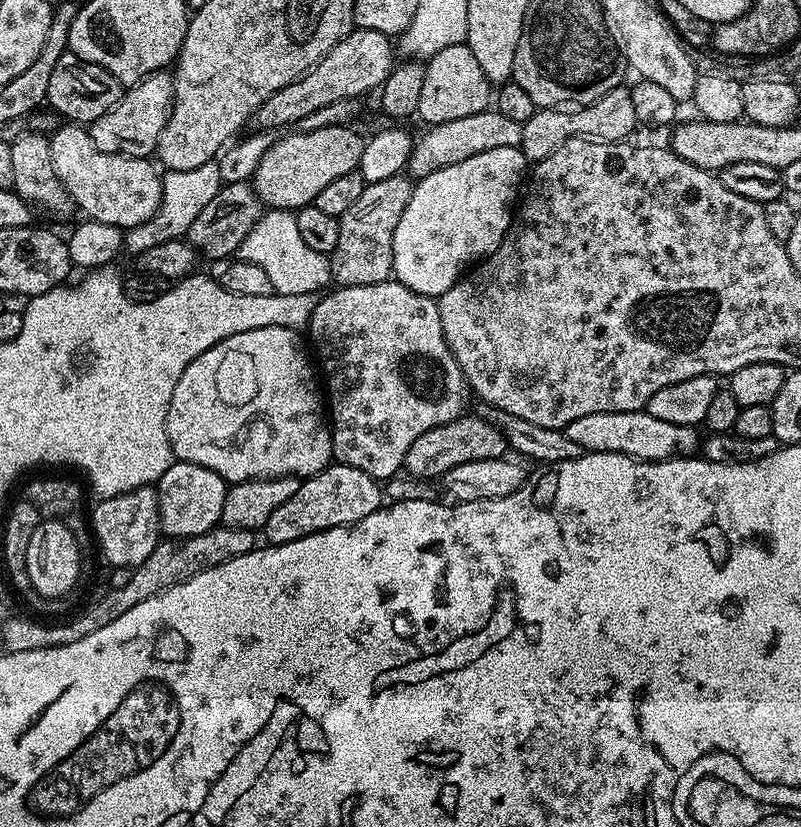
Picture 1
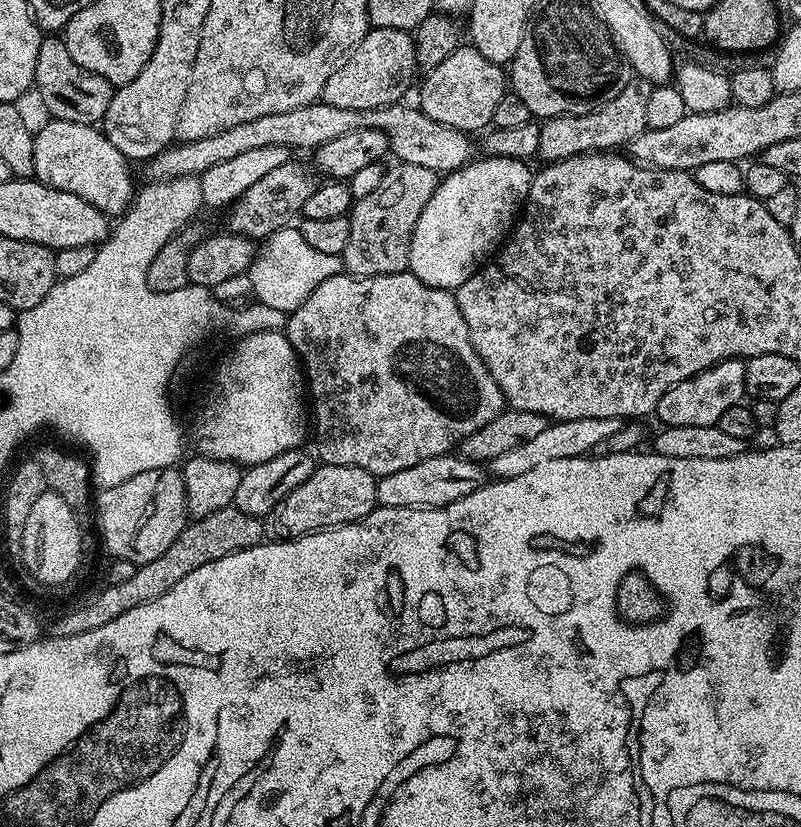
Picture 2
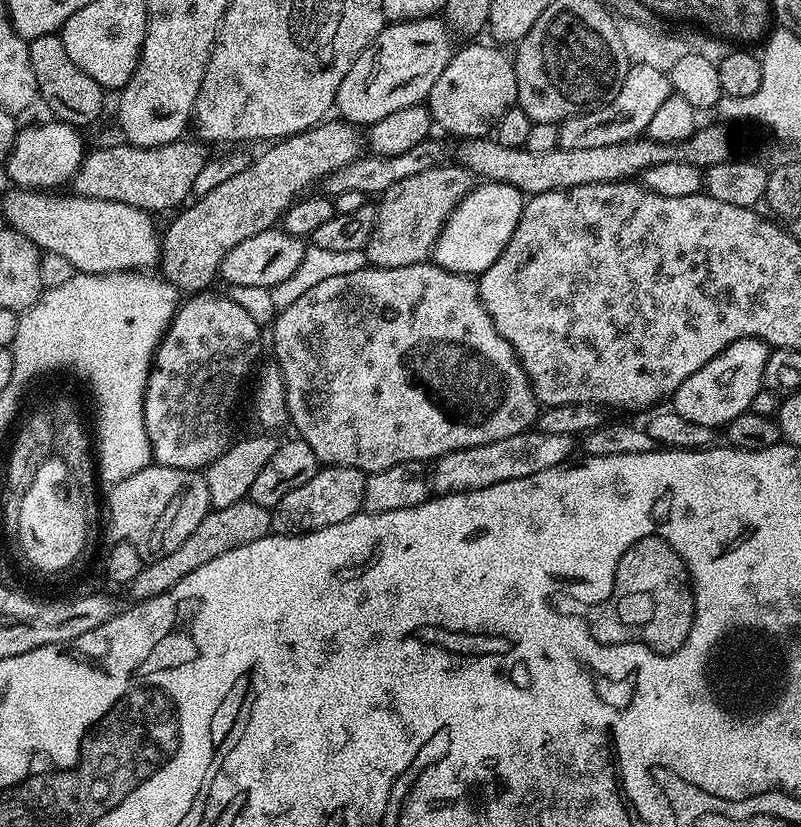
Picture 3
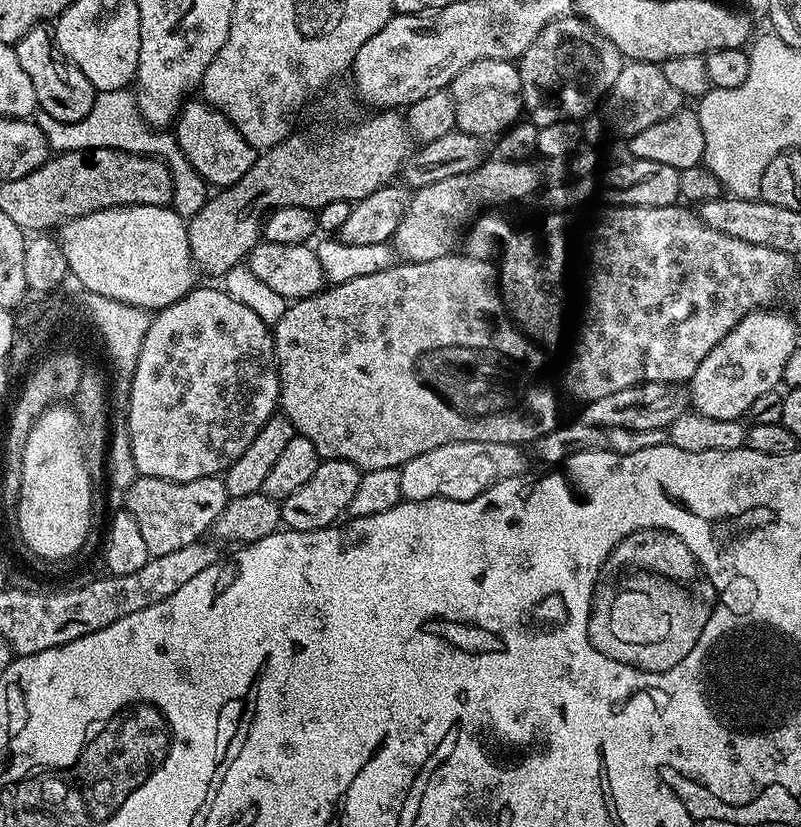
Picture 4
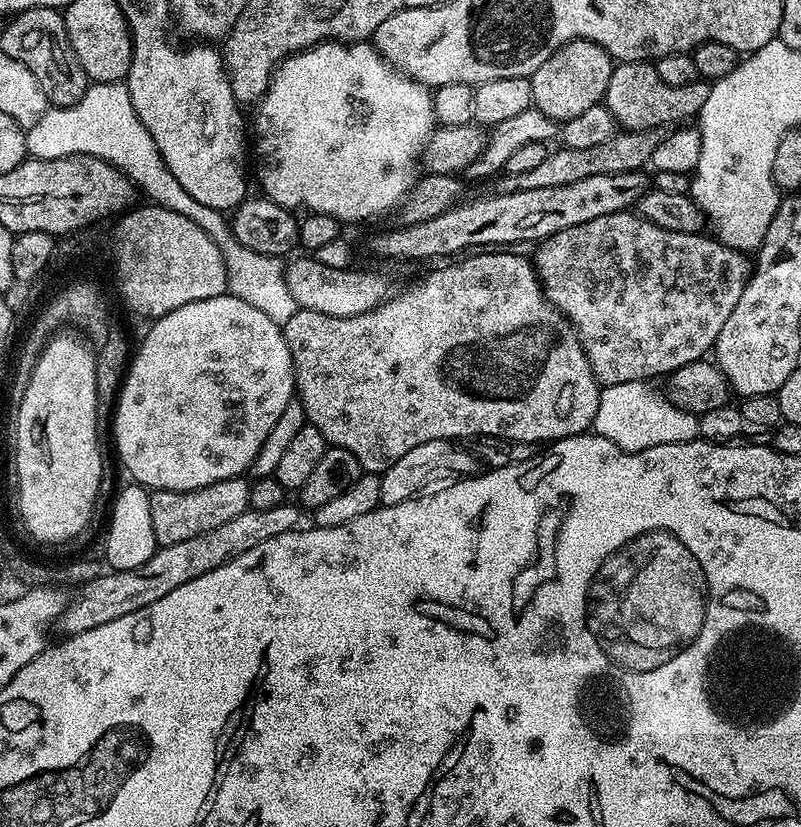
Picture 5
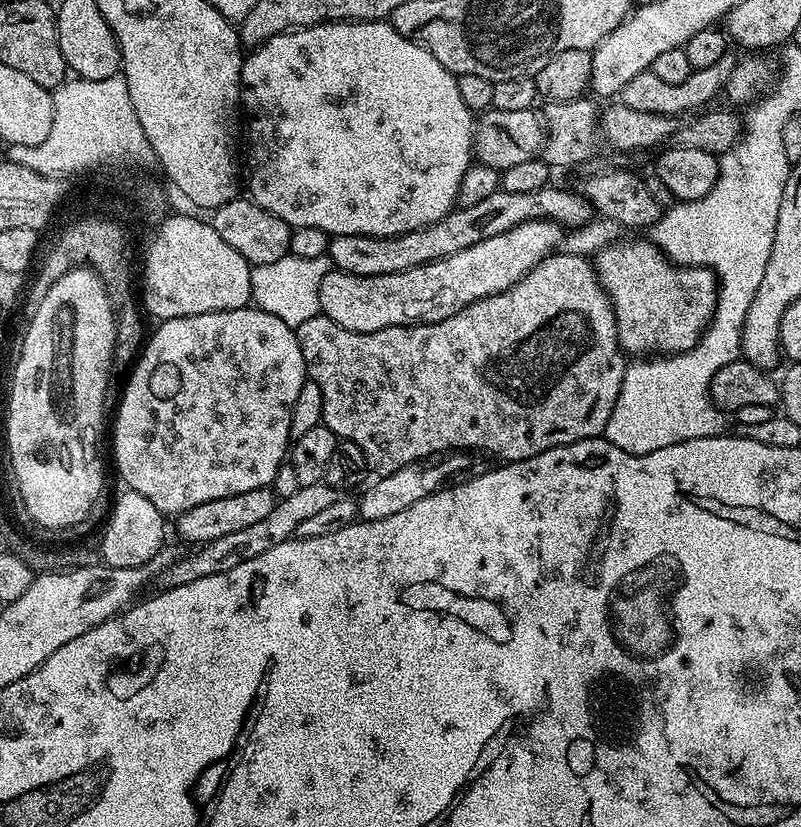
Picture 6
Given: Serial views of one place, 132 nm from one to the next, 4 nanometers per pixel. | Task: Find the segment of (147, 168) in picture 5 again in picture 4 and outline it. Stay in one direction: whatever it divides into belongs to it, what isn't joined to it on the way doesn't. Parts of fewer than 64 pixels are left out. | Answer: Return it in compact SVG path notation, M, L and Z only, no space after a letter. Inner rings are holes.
M129 89L99 93L90 114L76 123L58 122L56 118L42 111L35 113L34 122L47 138L49 147L59 153L73 152L78 149L112 148L139 156L154 156L163 159L172 174L170 204L173 211L182 217L190 218L197 213L210 195L207 182L198 175L189 160L185 158L184 151L177 143L175 135L147 124L137 111L135 95Z

